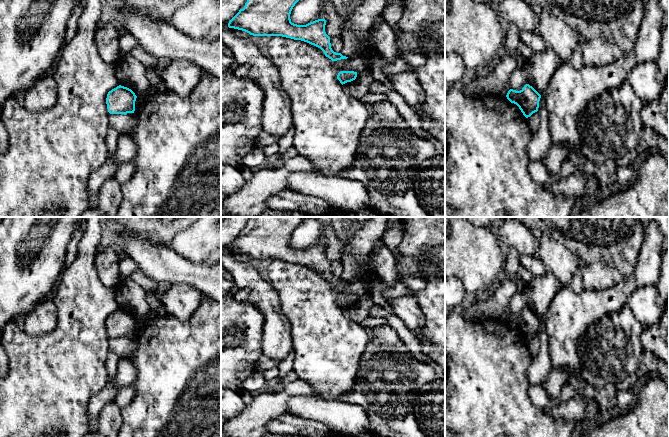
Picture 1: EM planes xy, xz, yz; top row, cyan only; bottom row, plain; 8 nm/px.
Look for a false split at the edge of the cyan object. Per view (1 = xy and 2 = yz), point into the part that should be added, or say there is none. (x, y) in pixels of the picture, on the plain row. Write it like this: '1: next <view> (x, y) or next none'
1: next none
2: next none

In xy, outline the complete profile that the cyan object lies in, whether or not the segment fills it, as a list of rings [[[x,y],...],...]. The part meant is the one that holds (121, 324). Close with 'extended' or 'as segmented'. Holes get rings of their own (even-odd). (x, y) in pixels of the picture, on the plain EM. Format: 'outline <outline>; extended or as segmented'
outline [[[117,310],[108,316],[106,322],[107,333],[110,338],[134,337],[135,325],[137,320],[135,317],[124,310]]]; as segmented

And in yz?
outline [[[526,308],[520,315],[510,313],[506,321],[528,342],[538,335],[541,319],[532,310]]]; as segmented

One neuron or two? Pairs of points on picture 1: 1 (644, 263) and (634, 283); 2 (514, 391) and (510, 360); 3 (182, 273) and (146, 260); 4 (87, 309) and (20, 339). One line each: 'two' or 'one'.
1: one
2: one
3: one
4: one

